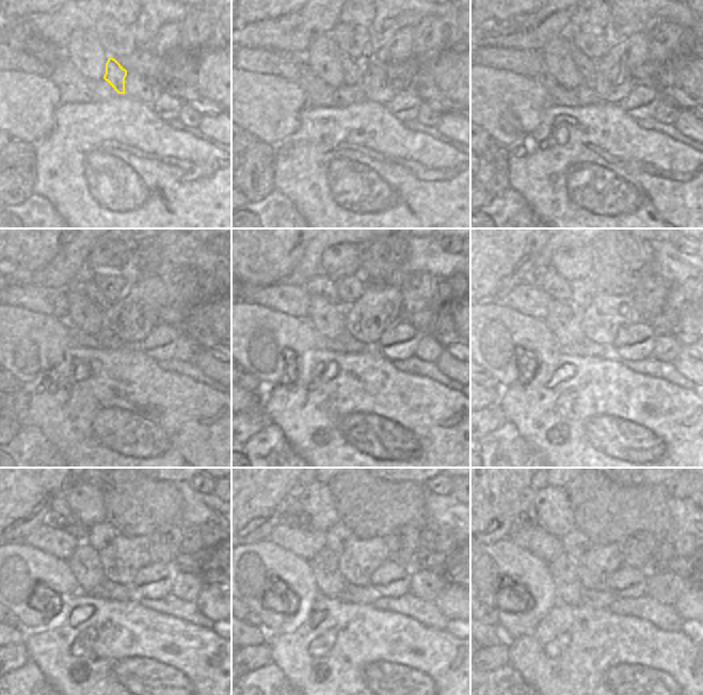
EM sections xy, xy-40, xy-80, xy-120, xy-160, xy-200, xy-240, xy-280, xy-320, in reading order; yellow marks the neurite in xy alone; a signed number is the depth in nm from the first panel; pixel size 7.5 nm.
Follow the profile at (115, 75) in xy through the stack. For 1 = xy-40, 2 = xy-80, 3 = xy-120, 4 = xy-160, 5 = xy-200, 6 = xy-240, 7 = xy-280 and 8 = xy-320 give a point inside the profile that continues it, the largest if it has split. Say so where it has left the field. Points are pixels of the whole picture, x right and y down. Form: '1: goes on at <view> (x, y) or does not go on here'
1: goes on at xy-40 (352, 70)
2: goes on at xy-80 (585, 65)
3: goes on at xy-120 (85, 283)
4: goes on at xy-160 (320, 285)
5: goes on at xy-200 (555, 285)
6: goes on at xy-240 (60, 514)
7: goes on at xy-280 (292, 514)
8: goes on at xy-320 (526, 518)

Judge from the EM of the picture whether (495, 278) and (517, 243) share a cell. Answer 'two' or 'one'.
one

